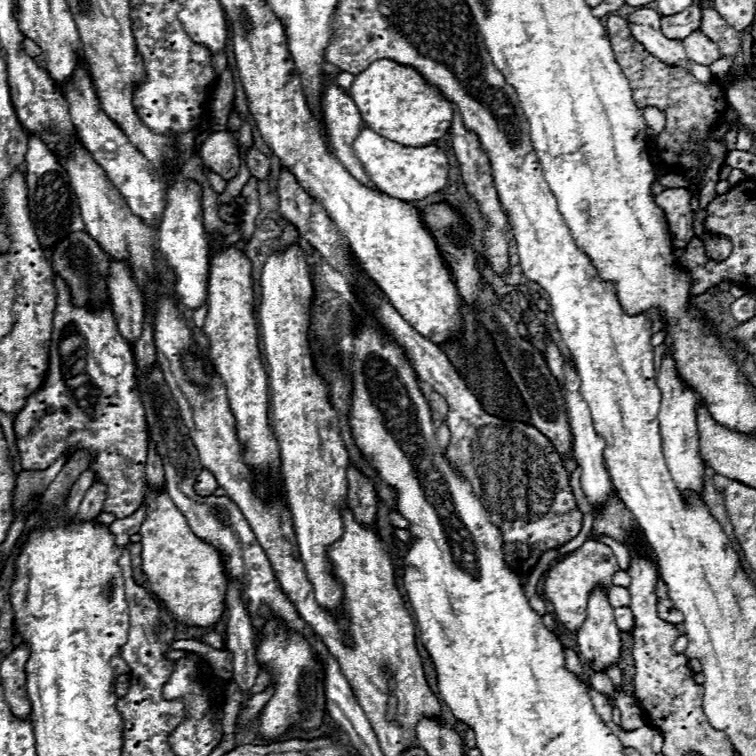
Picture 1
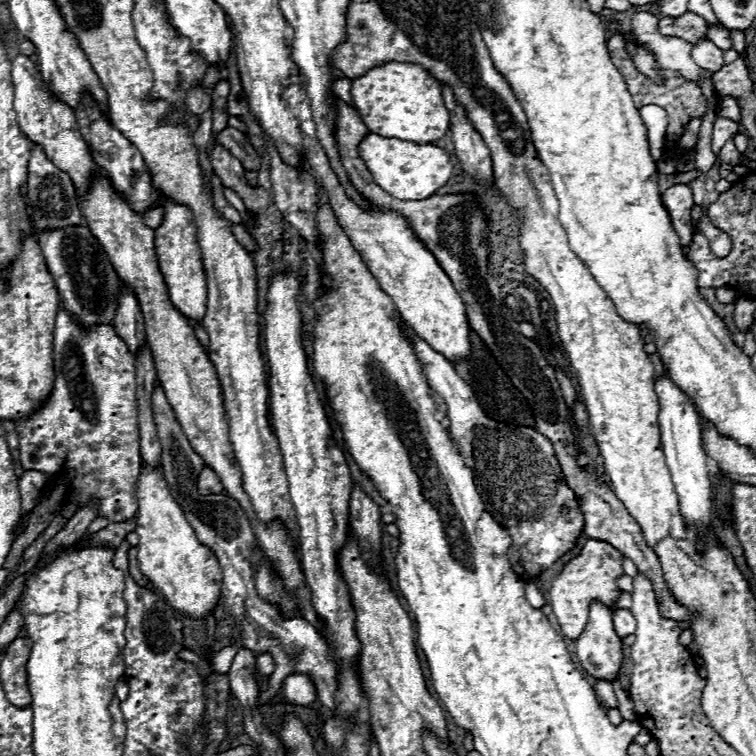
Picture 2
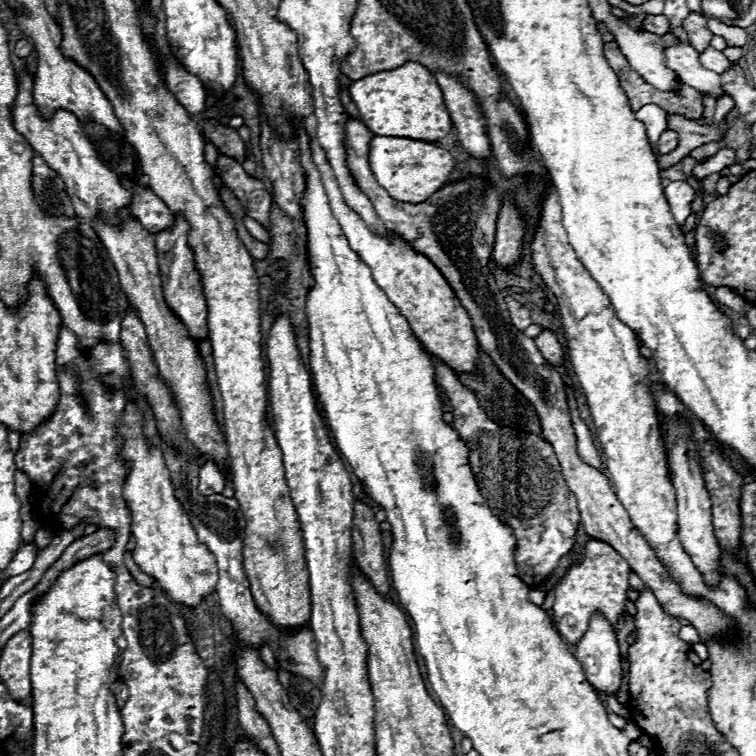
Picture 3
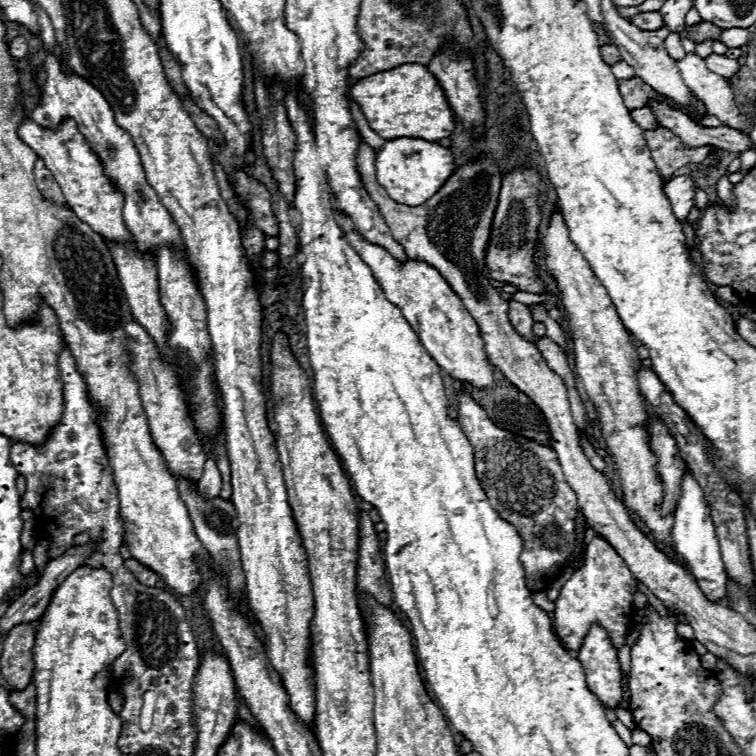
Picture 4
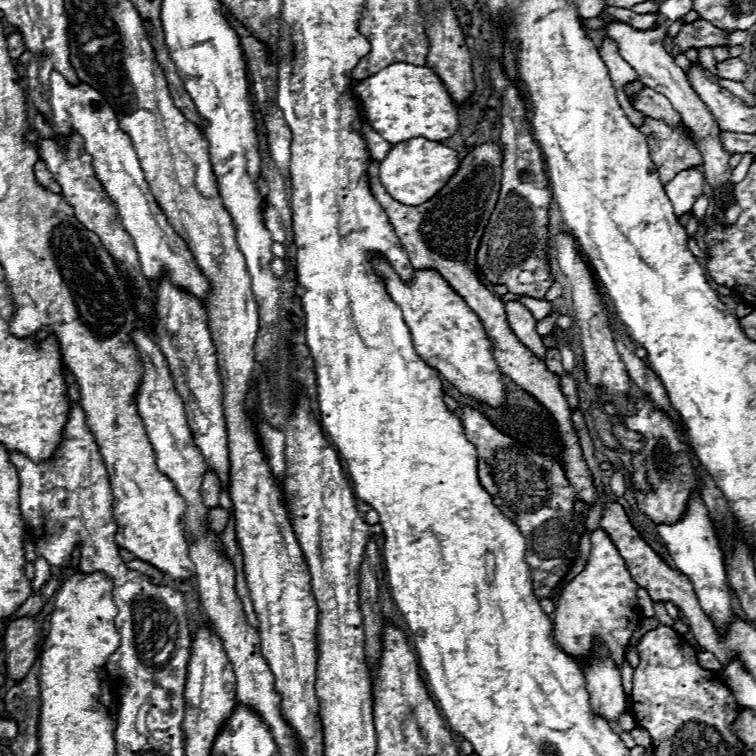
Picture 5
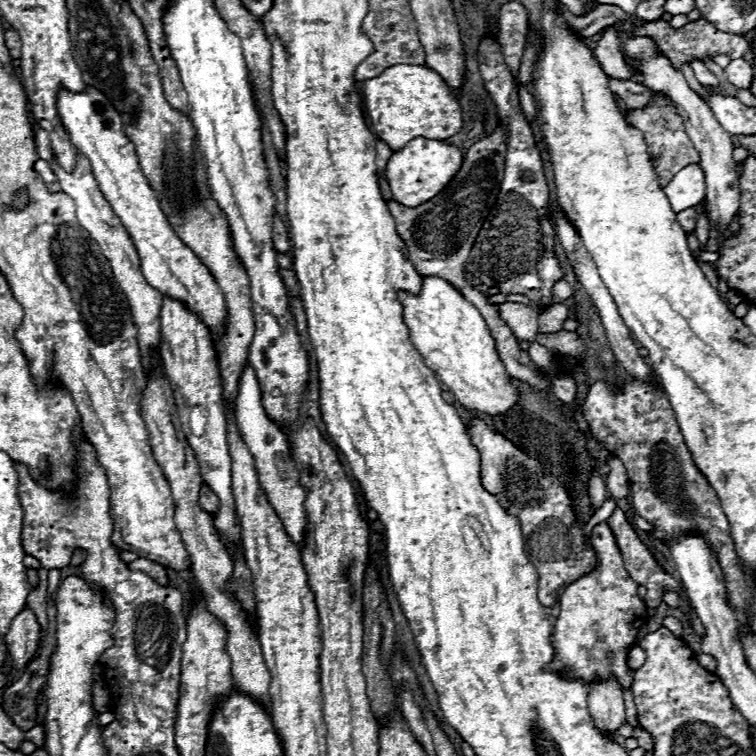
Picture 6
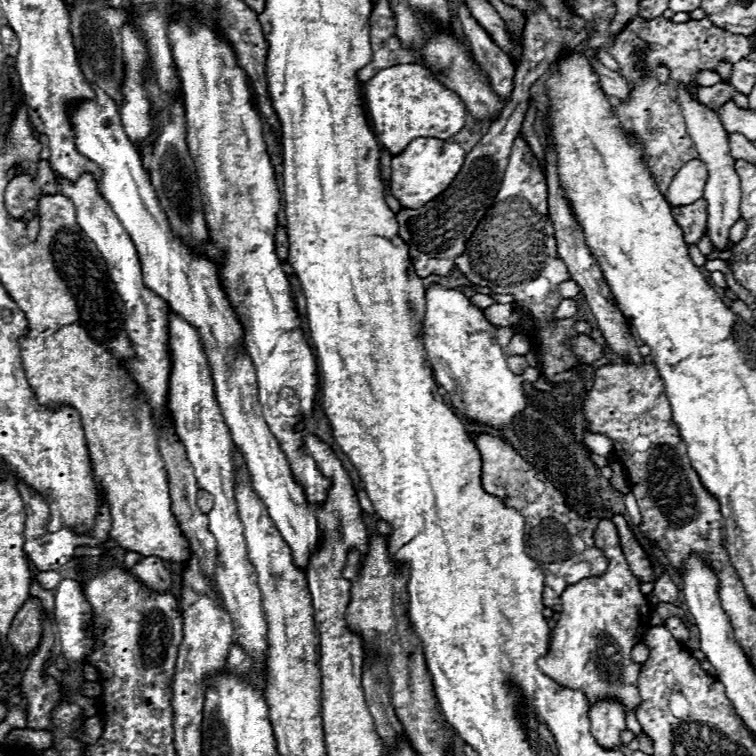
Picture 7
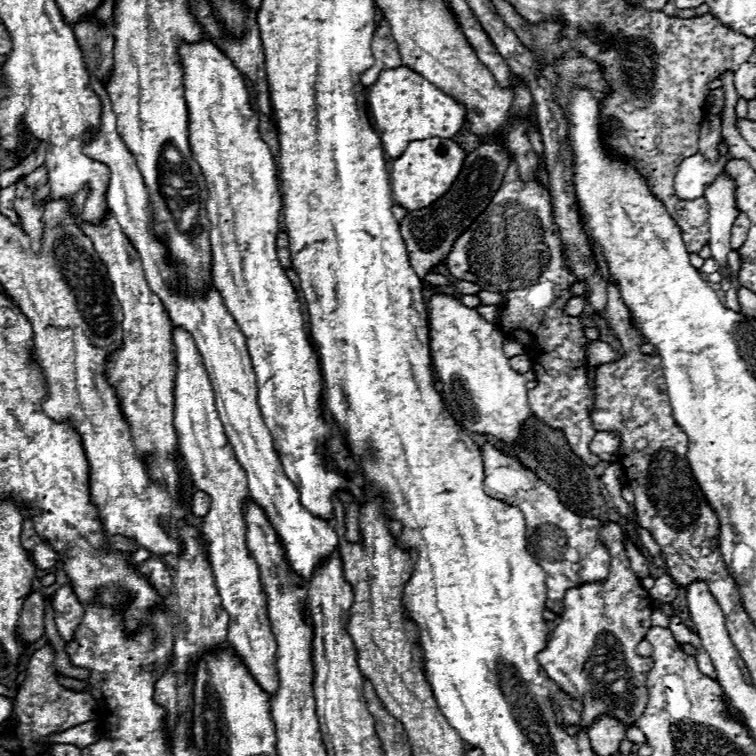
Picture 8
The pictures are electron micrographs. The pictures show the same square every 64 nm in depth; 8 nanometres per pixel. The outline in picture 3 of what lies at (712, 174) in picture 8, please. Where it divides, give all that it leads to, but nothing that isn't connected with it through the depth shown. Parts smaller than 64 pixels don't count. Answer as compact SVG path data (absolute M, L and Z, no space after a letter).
M672 182L664 188L664 196L668 200L668 206L670 206L670 212L676 220L676 224L682 228L686 218L692 214L692 200L694 200L694 188L688 184L688 182Z

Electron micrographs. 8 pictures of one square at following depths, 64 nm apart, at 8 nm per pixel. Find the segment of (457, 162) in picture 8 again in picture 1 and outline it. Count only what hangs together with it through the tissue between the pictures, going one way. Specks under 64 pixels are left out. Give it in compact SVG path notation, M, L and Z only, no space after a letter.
M364 126L362 132L352 142L352 150L360 164L364 166L366 174L372 178L372 182L388 192L390 196L396 196L406 202L422 200L446 186L448 180L448 160L444 150L438 146L404 146L394 140L388 140L380 134L376 134L372 128Z

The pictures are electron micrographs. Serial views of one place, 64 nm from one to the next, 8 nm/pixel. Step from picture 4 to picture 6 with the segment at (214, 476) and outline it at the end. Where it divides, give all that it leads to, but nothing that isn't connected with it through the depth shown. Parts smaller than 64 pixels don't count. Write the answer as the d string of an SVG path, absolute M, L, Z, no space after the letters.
M202 486L200 490L200 506L208 512L216 512L220 506L220 500L216 498L216 494L212 494L212 490L208 490L208 486Z

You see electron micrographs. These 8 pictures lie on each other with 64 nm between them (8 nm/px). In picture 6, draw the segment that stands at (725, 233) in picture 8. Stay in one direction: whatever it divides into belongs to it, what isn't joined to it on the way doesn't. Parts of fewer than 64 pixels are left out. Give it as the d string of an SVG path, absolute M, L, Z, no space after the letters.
M618 32L622 54L628 58L638 58L640 60L640 72L642 72L642 84L650 90L664 92L676 112L684 118L686 134L690 136L692 144L696 146L700 154L700 166L706 176L706 204L708 204L708 214L710 220L718 226L720 232L728 230L728 224L732 222L732 216L738 212L740 206L740 180L736 176L736 162L732 162L732 142L730 134L718 124L716 116L708 108L708 104L688 86L684 74L672 66L672 62L658 50L656 42L648 36L636 36L630 38L626 32Z

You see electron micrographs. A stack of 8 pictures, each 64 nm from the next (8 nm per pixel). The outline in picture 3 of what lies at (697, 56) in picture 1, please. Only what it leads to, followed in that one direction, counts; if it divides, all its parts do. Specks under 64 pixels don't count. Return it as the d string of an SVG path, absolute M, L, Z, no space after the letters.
M708 46L704 52L700 52L700 64L702 64L706 70L712 70L712 72L716 72L716 74L722 74L722 72L728 70L728 66L730 66L730 62L726 60L726 56L724 56L720 50L712 48L712 46Z

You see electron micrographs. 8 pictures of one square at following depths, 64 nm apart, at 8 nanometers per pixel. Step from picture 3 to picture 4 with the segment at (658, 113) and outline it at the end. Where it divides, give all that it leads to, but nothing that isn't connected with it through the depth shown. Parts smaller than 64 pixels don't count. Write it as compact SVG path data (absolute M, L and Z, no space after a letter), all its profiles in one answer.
M649 107L634 109L630 114L632 114L632 118L634 118L644 130L656 130L656 128L660 126L660 122L656 120L654 112L652 112Z

